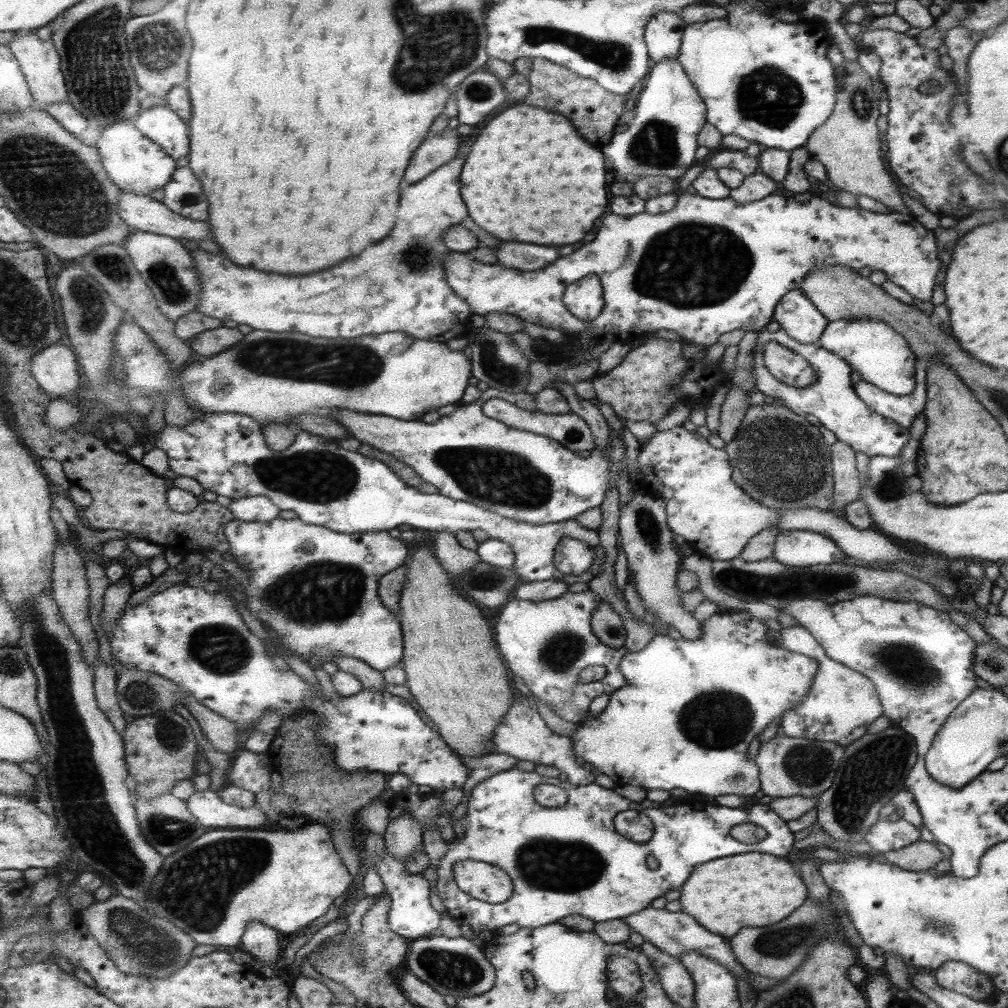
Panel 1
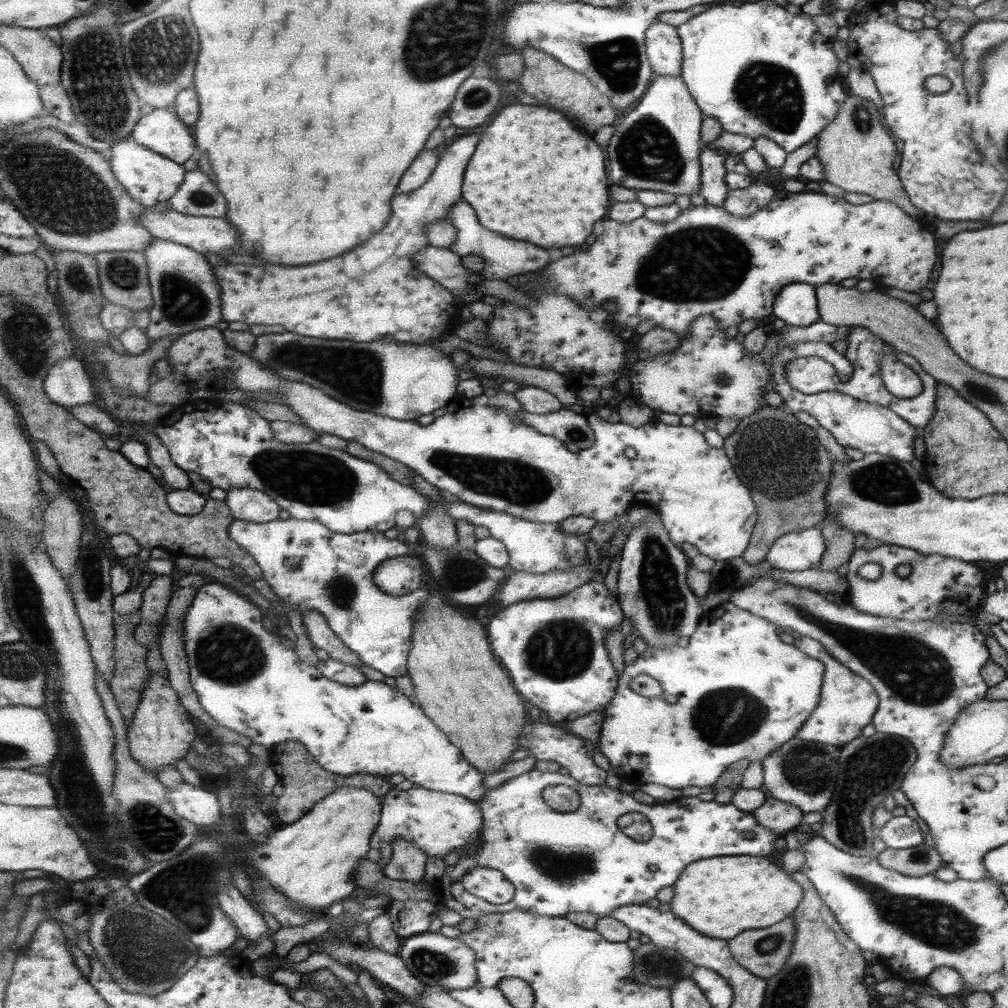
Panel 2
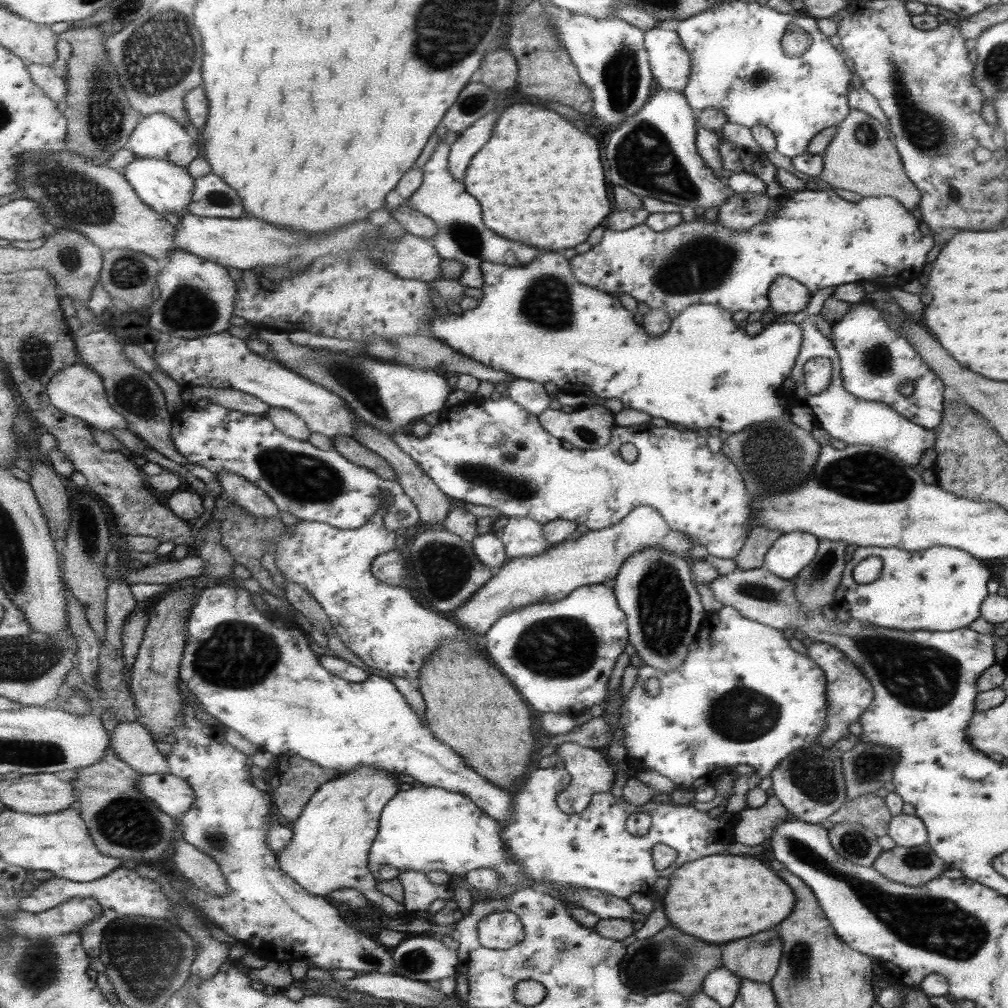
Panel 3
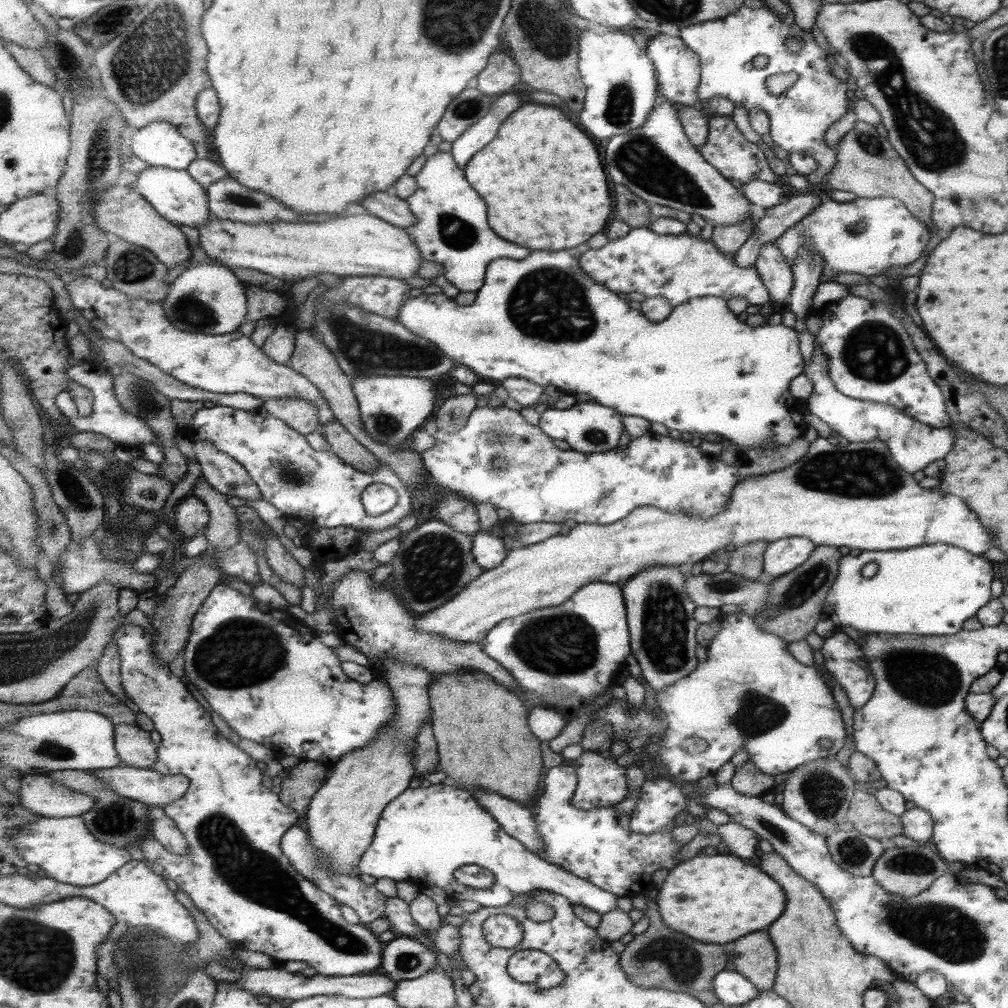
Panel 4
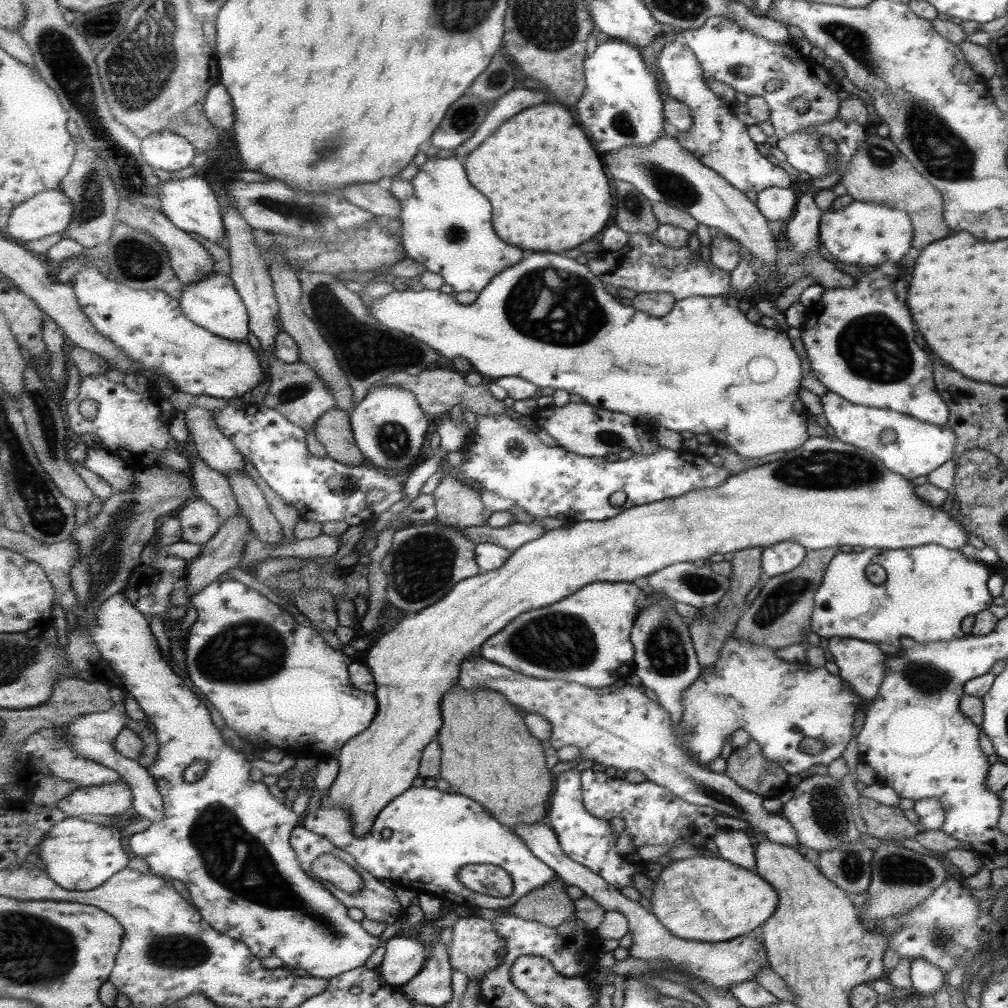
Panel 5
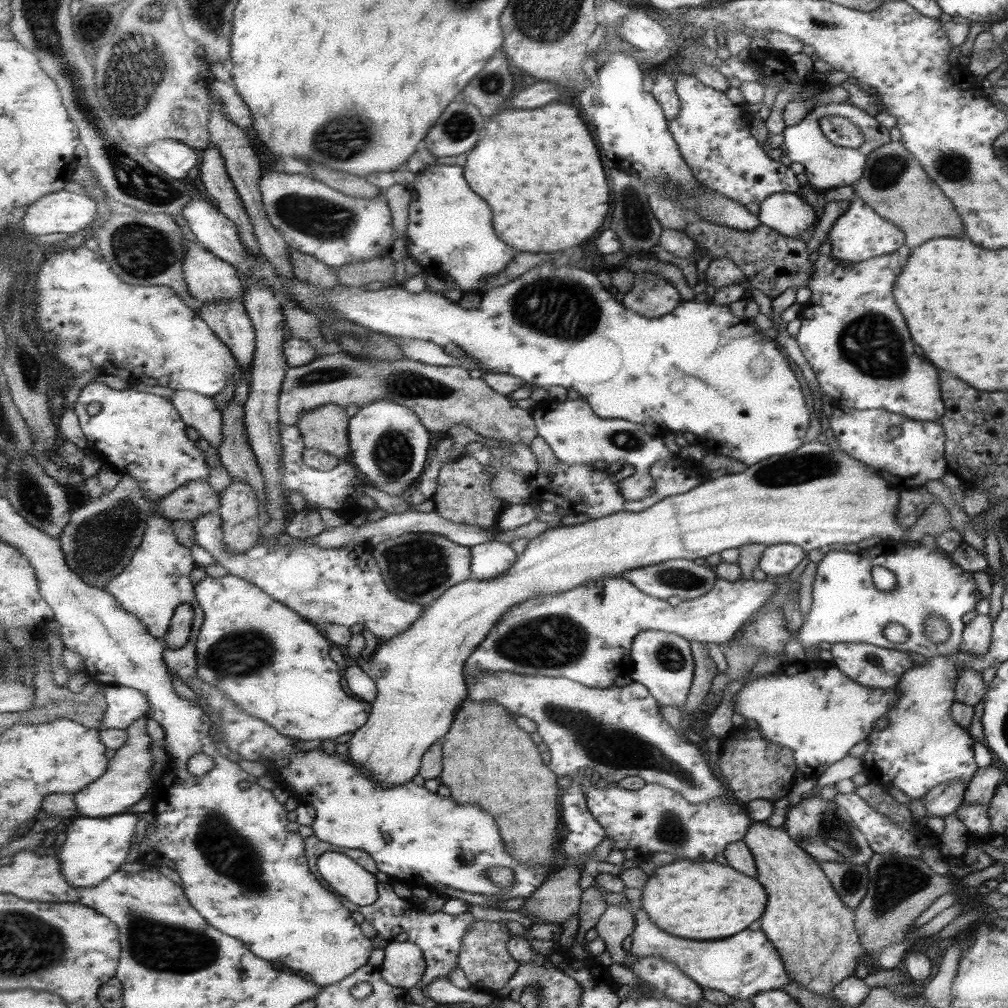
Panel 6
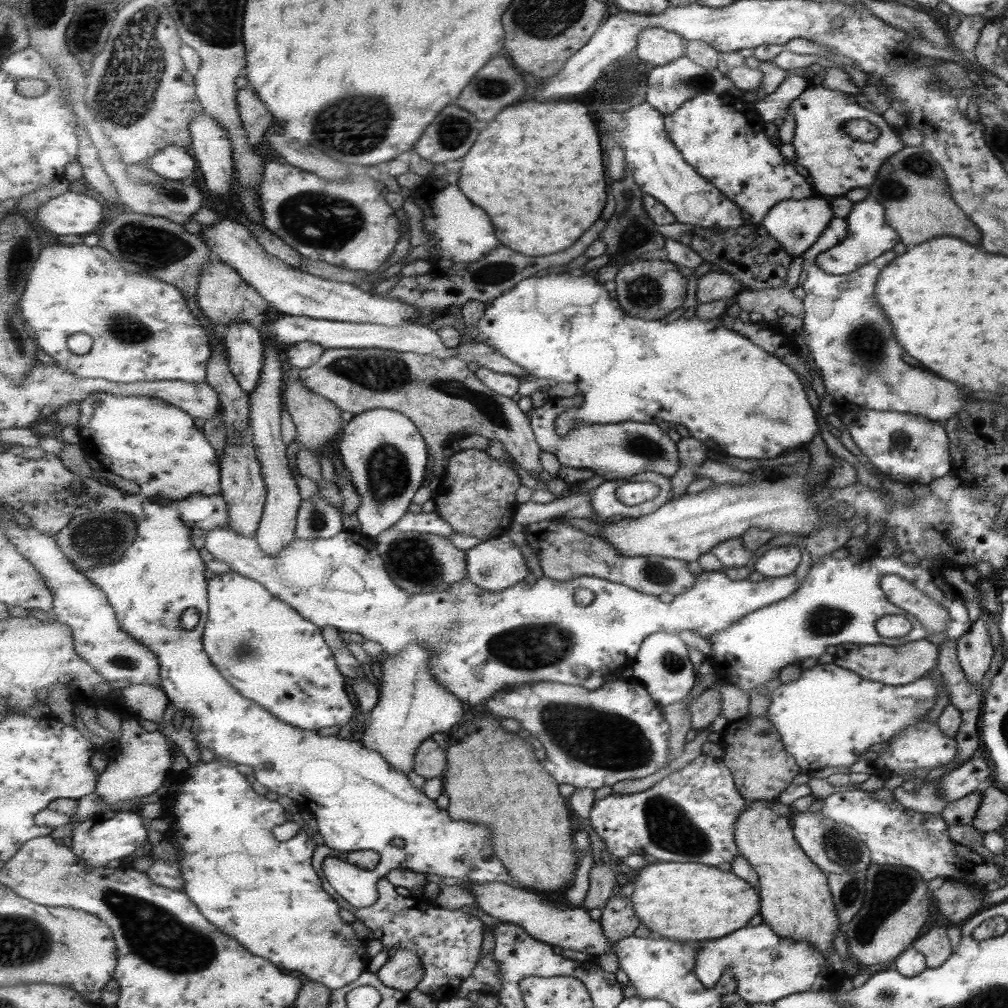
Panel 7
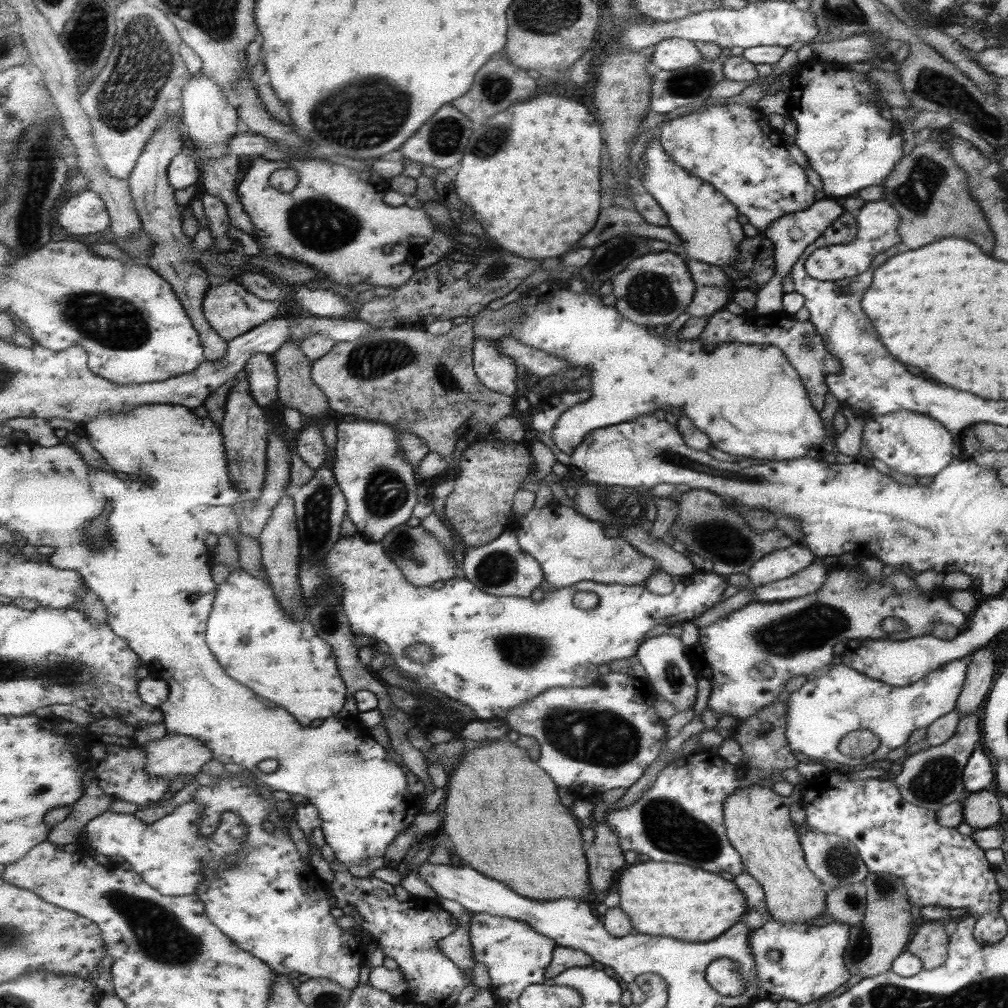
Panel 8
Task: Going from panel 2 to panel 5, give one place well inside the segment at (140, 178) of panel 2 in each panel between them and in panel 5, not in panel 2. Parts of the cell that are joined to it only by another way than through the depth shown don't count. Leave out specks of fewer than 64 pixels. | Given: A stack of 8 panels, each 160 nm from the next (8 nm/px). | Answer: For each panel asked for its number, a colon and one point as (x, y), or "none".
3: (167, 187)
4: (176, 195)
5: (190, 203)

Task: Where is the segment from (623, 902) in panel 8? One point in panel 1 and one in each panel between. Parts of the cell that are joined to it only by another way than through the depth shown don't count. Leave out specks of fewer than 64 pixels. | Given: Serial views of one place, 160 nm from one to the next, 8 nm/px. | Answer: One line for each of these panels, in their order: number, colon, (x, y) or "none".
1: (726, 895)
2: (722, 897)
3: (719, 899)
4: (719, 898)
5: (702, 899)
6: (703, 900)
7: (688, 902)

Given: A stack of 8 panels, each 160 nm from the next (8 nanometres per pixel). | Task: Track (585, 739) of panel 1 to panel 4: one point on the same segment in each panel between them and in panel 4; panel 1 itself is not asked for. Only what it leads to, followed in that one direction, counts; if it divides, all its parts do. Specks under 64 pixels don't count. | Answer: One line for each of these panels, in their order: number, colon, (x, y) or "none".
2: (773, 688)
3: (749, 699)
4: (750, 694)

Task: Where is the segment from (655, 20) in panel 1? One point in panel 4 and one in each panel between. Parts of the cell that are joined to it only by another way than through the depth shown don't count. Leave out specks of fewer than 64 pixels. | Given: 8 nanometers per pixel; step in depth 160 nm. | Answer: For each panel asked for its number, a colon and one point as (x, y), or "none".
2: (664, 46)
3: (670, 61)
4: (679, 67)

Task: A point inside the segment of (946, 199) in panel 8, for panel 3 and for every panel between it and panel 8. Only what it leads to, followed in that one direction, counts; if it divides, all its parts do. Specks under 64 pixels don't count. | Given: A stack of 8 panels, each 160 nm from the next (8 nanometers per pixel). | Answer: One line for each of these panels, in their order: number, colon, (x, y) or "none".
3: (859, 158)
4: (865, 165)
5: (878, 173)
6: (892, 183)
7: (911, 187)

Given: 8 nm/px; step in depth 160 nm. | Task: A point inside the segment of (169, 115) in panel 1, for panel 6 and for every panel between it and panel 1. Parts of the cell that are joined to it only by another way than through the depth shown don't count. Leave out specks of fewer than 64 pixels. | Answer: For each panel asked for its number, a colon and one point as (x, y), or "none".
2: (161, 130)
3: (159, 136)
4: (160, 143)
5: (166, 150)
6: (176, 158)

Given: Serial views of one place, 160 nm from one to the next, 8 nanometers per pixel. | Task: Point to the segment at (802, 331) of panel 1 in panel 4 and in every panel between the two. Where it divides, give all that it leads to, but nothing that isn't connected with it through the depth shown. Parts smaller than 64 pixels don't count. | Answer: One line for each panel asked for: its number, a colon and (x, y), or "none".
2: (795, 304)
3: (786, 295)
4: (775, 272)

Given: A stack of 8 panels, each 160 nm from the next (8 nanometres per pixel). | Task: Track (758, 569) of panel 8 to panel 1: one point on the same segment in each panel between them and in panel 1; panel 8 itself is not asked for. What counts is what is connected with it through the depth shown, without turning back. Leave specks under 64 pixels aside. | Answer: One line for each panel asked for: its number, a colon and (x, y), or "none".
1: (800, 547)
2: (798, 550)
3: (790, 552)
4: (782, 556)
5: (779, 558)
6: (778, 559)
7: (781, 561)

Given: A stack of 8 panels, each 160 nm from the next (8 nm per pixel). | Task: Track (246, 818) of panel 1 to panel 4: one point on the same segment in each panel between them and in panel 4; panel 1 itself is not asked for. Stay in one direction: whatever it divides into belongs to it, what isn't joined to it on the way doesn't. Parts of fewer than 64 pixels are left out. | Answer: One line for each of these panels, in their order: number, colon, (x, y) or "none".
2: (199, 805)
3: (175, 796)
4: (146, 785)

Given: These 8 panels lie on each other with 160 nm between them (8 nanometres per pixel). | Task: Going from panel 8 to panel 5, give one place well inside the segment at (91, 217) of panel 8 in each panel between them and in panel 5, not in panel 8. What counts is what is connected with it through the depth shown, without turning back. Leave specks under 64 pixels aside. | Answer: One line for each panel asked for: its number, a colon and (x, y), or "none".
5: (50, 212)
6: (61, 211)
7: (70, 213)

